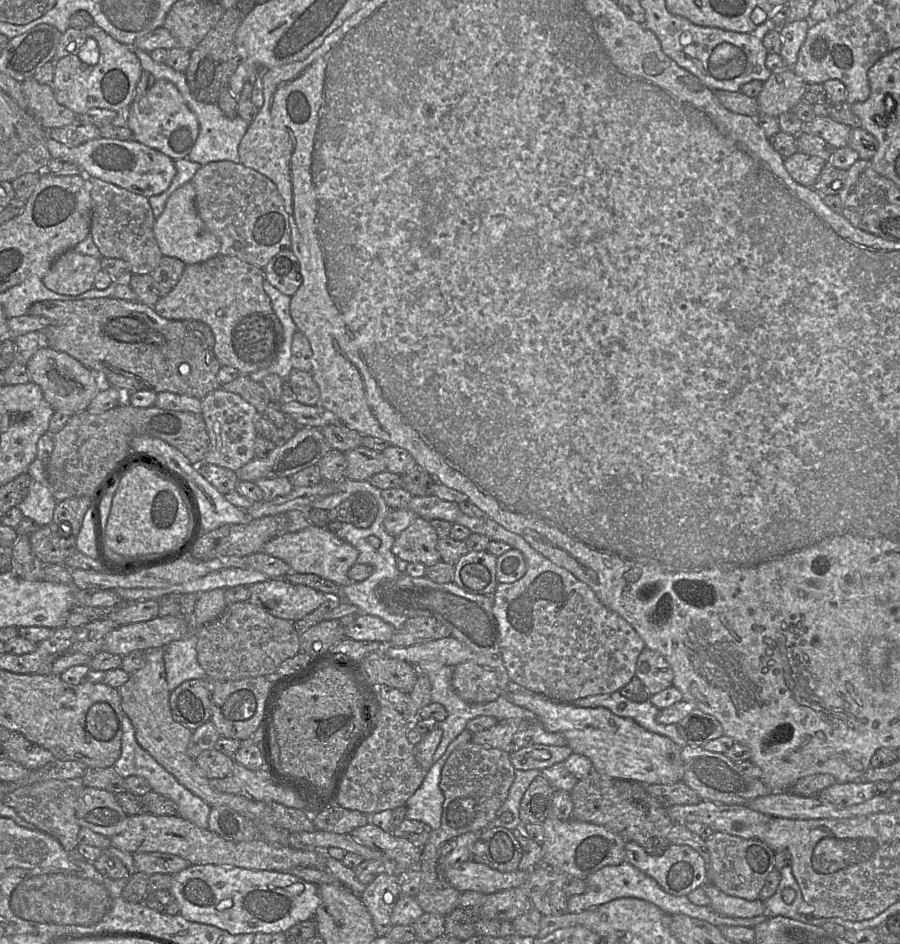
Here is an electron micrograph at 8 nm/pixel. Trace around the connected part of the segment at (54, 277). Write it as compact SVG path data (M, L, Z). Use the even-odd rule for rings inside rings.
M72 249L56 258L42 282L53 292L76 296L94 288L95 277L101 270L99 258Z

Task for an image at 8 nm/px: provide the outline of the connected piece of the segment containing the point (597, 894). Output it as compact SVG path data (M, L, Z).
M624 861L620 865L604 866L587 876L584 881L586 883L585 892L569 897L567 903L568 913L586 911L618 898L634 897L656 905L668 915L684 914L692 918L705 920L716 927L743 926L754 928L769 918L765 913L751 918L727 917L716 913L710 906L695 905L689 901L687 895L675 896L666 892L653 878L646 875L628 861Z

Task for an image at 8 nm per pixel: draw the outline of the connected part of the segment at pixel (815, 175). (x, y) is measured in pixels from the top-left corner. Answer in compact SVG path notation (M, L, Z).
M796 152L784 159L789 175L800 185L813 188L828 162L819 156Z

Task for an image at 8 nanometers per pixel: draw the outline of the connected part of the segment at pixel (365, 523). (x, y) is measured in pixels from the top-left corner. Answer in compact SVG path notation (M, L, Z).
M369 492L352 494L344 502L328 511L329 522L350 523L358 528L368 528L377 515L377 501Z

